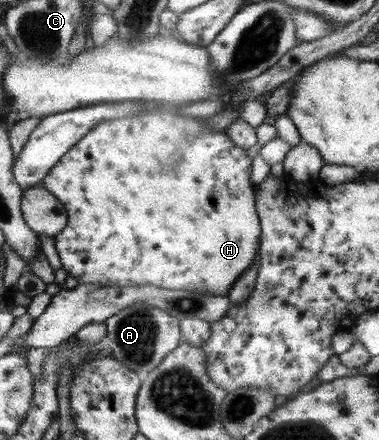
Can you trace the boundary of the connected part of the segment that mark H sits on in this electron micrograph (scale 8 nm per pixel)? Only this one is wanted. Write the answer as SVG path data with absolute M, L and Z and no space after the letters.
M162 103L160 107L151 107L152 112L146 112L142 116L134 116L134 118L119 118L118 120L102 120L100 124L96 125L84 138L81 138L70 150L59 158L59 161L51 168L51 171L44 177L42 186L48 189L64 206L68 215L66 226L53 237L55 240L56 250L59 252L59 257L62 263L62 267L68 276L73 276L78 280L79 284L93 284L101 287L118 287L130 285L154 285L158 288L167 289L182 289L190 290L192 292L205 292L206 294L228 294L232 285L240 278L241 274L244 274L254 262L257 250L259 250L259 242L261 237L261 224L257 213L257 208L255 207L255 189L254 185L250 183L251 179L251 168L252 159L246 154L246 149L236 146L232 139L224 132L218 132L217 130L208 129L204 120L200 118L184 117L176 115L175 112L170 112L173 108L168 103Z

